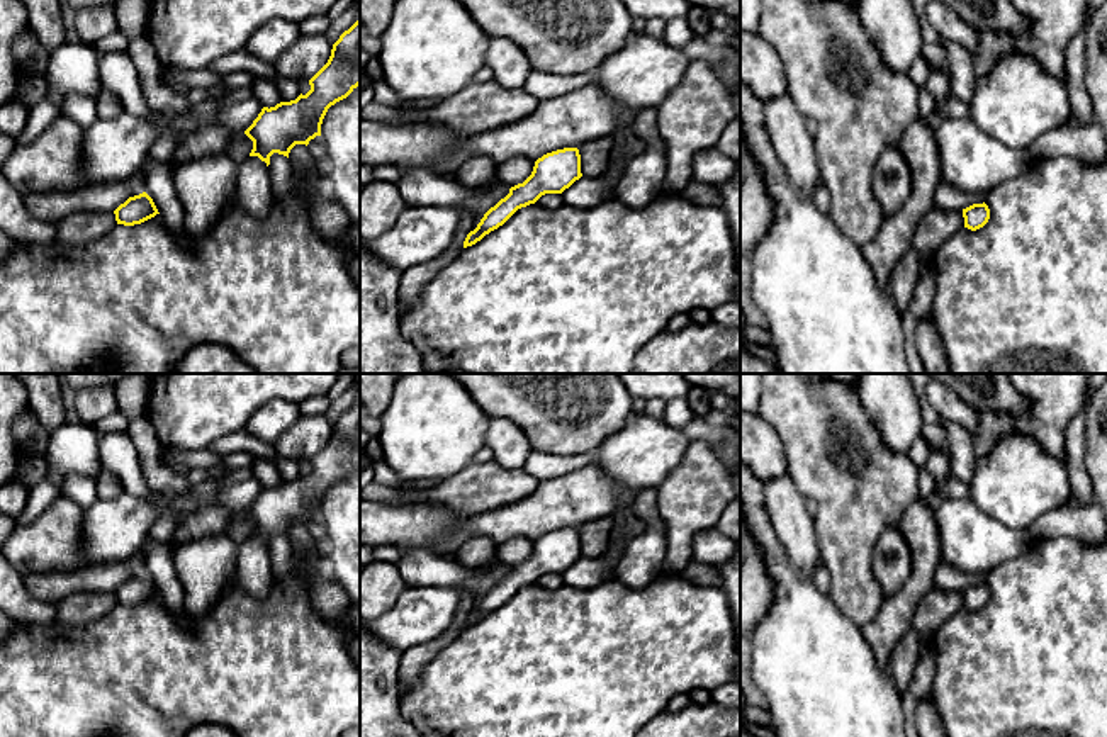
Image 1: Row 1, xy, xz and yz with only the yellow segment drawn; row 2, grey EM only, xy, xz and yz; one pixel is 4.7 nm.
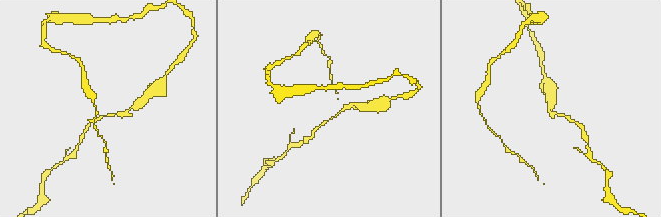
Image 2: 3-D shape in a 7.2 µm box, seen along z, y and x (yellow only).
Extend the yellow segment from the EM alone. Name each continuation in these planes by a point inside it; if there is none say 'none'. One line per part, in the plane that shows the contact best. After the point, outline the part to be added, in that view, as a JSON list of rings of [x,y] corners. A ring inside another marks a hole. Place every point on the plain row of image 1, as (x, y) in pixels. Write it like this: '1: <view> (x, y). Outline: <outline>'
none

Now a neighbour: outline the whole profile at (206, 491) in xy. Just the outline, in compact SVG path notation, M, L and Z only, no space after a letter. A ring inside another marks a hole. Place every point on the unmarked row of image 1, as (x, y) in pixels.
M211 479L211 481L205 481L200 484L192 484L192 491L199 498L199 504L194 509L178 516L175 525L182 523L190 515L195 515L202 509L214 508L216 506L216 494L219 492L224 481L226 479Z

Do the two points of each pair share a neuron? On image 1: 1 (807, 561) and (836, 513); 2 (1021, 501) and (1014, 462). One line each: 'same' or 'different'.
1: different
2: same

